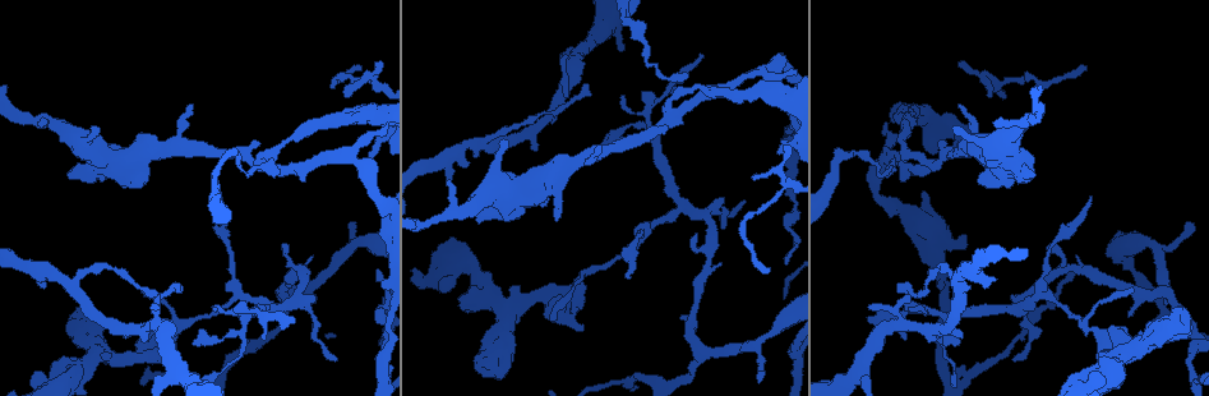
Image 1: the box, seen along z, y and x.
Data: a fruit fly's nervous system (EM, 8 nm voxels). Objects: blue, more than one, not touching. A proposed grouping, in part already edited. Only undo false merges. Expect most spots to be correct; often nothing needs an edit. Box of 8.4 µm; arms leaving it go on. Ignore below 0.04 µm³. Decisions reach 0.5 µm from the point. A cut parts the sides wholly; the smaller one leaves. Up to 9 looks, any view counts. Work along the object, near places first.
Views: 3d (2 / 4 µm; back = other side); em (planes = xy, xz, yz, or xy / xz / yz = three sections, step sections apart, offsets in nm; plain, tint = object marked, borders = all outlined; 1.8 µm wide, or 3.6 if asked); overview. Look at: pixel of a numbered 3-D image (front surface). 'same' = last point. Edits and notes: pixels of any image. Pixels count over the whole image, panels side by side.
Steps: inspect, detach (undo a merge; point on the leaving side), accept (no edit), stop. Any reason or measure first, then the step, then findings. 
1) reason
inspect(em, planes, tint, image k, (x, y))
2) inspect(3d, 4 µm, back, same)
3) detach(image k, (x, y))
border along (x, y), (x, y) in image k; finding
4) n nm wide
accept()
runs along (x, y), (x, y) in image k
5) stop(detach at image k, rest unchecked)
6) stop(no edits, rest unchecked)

arms part here
inspect(em, planes, borders, image 1, (1159, 294))

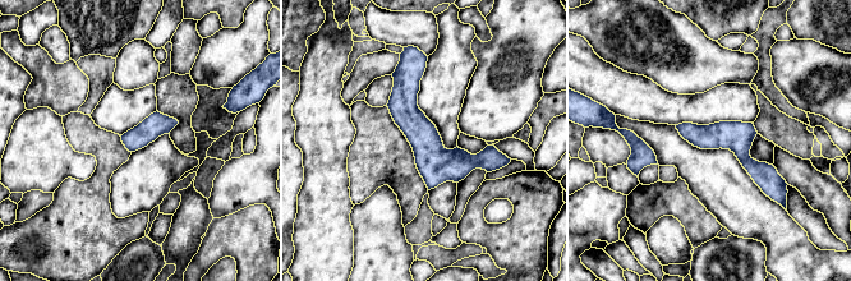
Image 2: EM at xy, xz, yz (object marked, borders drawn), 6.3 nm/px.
150 nm wide
accept()
one cell here

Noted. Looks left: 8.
sharp bend
inspect(em, xy, step 4, tint, image 1, (495, 303))

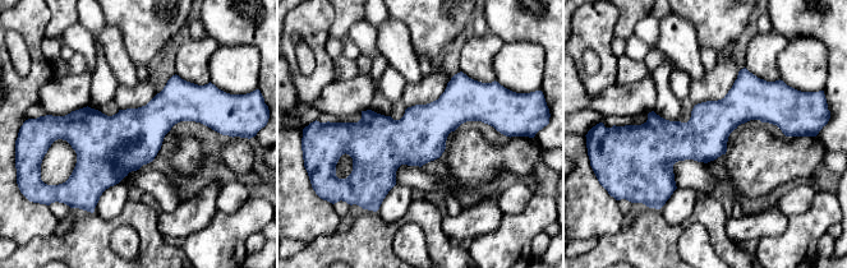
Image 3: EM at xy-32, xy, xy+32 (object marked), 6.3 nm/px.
accept()
runs along (496, 121), (447, 112), (422, 132), (344, 129) in image 3; all the same cell

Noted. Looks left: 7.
abrupt turn
inspect(3d, 4 µm, image 1, (272, 310))

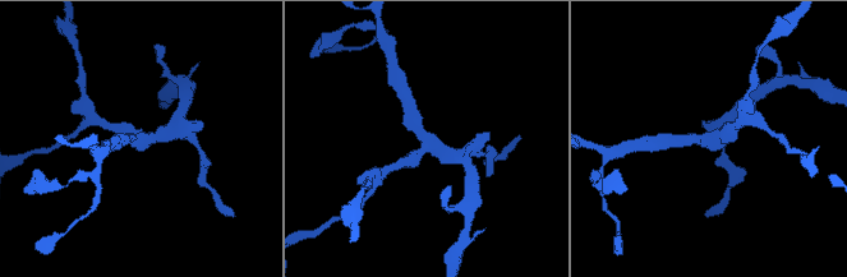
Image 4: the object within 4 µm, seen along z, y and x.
inspect(em, planes, tint, image 4, (138, 139))

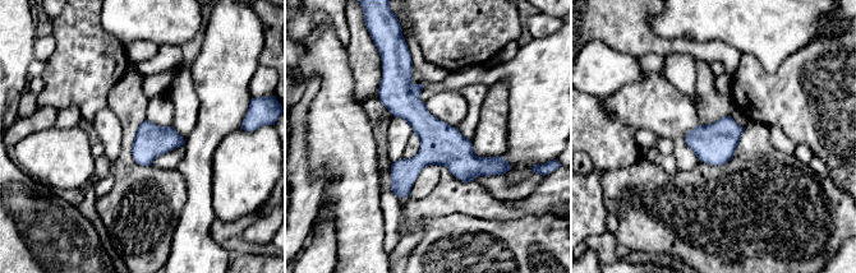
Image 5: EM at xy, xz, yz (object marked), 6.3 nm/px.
220 nm wide
accept()
runs along (409, 66), (405, 102), (497, 171) in image 5; one cell here

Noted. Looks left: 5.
a narrow waist
inspect(3d, 4 µm, back, image 1, (675, 114))

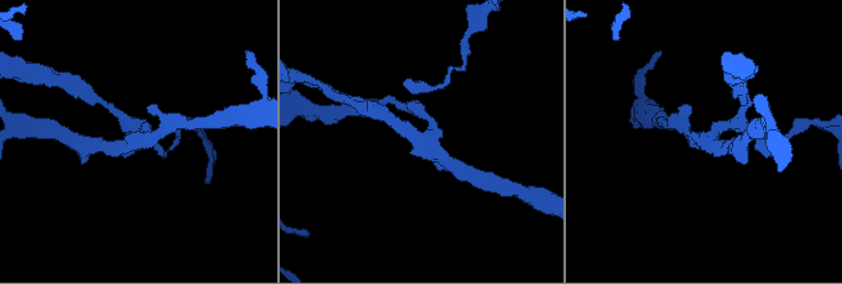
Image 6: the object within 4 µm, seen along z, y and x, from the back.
3 arms; arms of 180, 220, 220 nm; need the tissue
inspect(em, planes, tint, image 6, (704, 137))

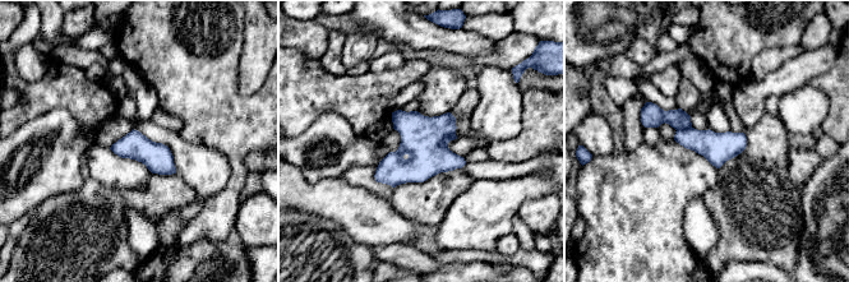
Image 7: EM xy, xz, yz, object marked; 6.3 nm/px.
accept()
runs along (644, 111), (743, 143) in image 7; all the same cell

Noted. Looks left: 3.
stop(no edits, rest unchecked)

